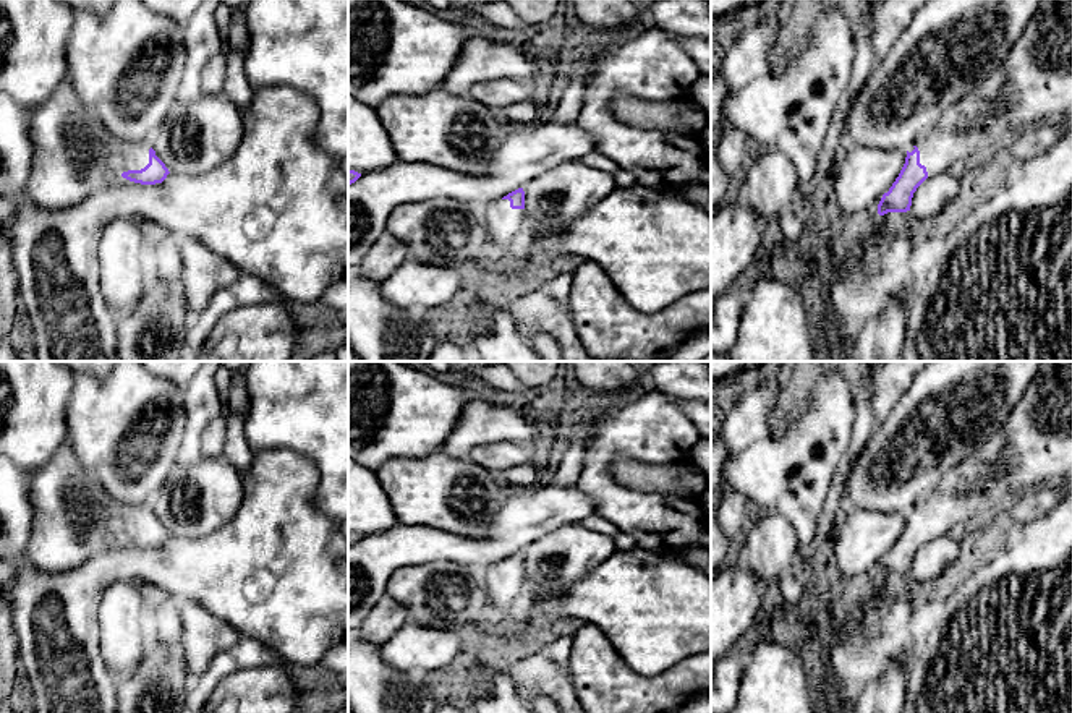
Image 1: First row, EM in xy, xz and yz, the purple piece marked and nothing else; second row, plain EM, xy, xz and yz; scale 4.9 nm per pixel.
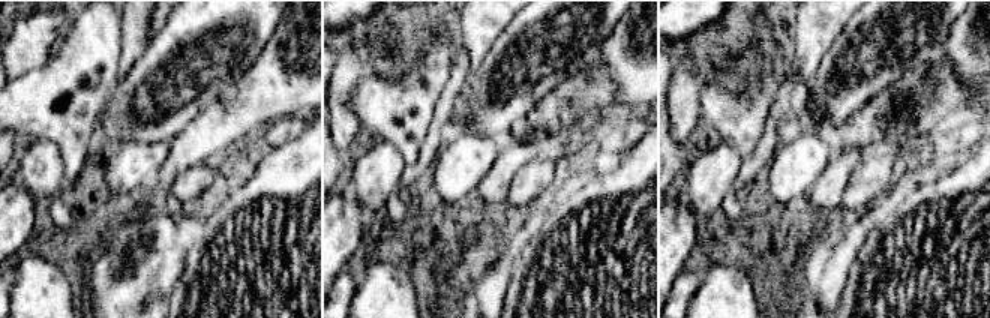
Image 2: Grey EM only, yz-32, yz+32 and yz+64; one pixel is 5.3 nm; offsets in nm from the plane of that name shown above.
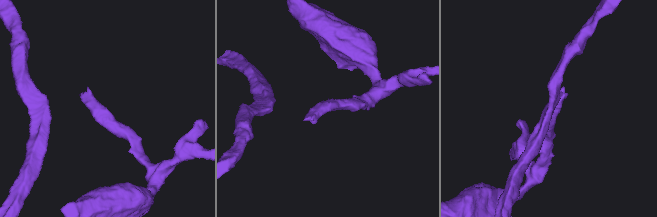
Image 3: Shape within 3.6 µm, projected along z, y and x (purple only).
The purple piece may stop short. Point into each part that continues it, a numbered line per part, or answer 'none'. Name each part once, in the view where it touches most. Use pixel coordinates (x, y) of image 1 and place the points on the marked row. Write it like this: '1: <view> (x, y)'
1: xy (131, 156)

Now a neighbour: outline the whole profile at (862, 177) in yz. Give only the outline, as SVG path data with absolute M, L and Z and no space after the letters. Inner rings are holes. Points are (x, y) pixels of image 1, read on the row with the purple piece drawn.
M857 146L842 154L832 170L834 193L845 222L878 209L884 193L899 177L907 152Z

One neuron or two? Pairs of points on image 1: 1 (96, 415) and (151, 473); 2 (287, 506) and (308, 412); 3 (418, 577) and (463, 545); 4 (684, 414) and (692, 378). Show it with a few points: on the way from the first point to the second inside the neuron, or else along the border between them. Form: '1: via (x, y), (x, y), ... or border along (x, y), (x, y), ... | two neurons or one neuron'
1: via (109, 439), (109, 465), (119, 480), (127, 485) | one neuron
2: border along (261, 449), (305, 456), (318, 472), (318, 486) | two neurons
3: border along (405, 564), (454, 561), (475, 572) | two neurons
4: border along (655, 389), (674, 397), (693, 399) | two neurons

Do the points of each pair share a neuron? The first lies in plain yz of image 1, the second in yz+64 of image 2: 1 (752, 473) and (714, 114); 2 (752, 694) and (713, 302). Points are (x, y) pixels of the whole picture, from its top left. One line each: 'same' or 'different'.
1: same
2: same

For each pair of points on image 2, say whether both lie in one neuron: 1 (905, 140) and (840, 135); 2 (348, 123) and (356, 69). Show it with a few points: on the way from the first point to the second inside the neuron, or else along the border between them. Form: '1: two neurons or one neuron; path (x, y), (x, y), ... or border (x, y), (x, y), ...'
1: one neuron; path (888, 132), (857, 134)
2: one neuron; path (339, 110), (339, 93), (344, 83)

